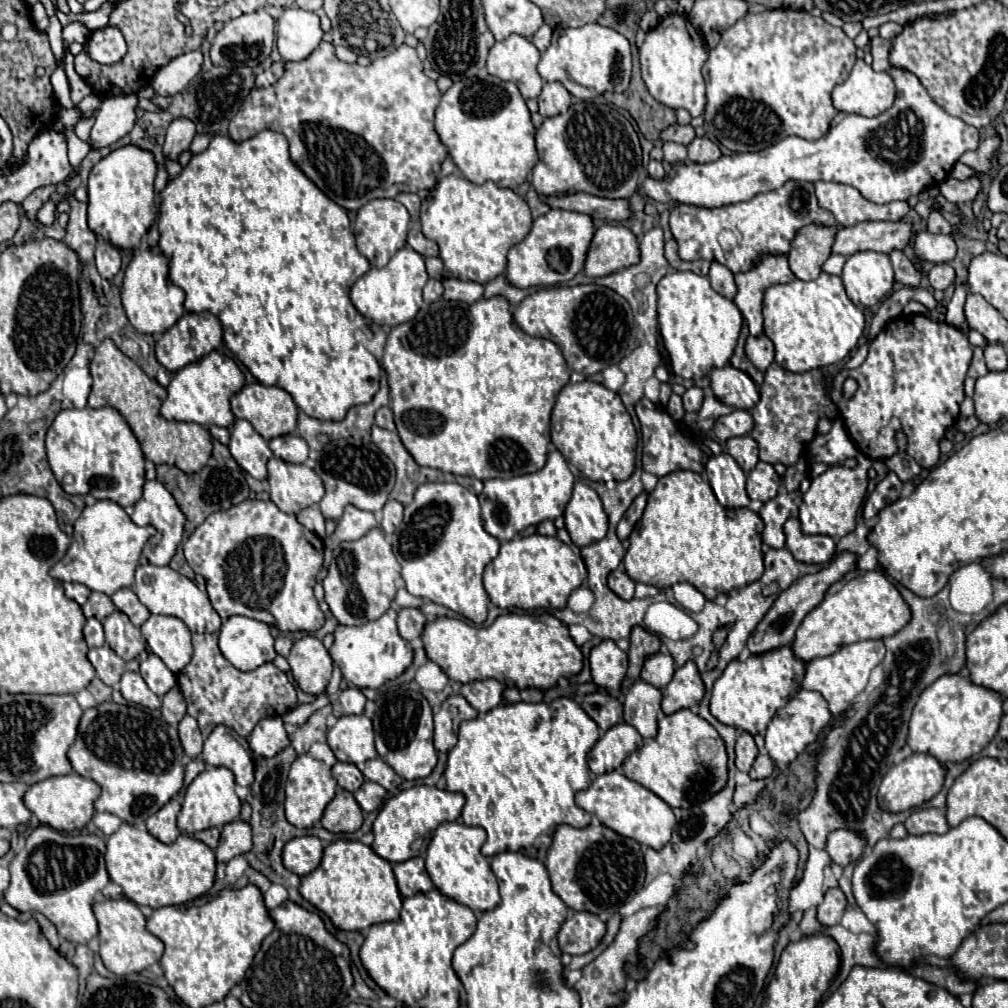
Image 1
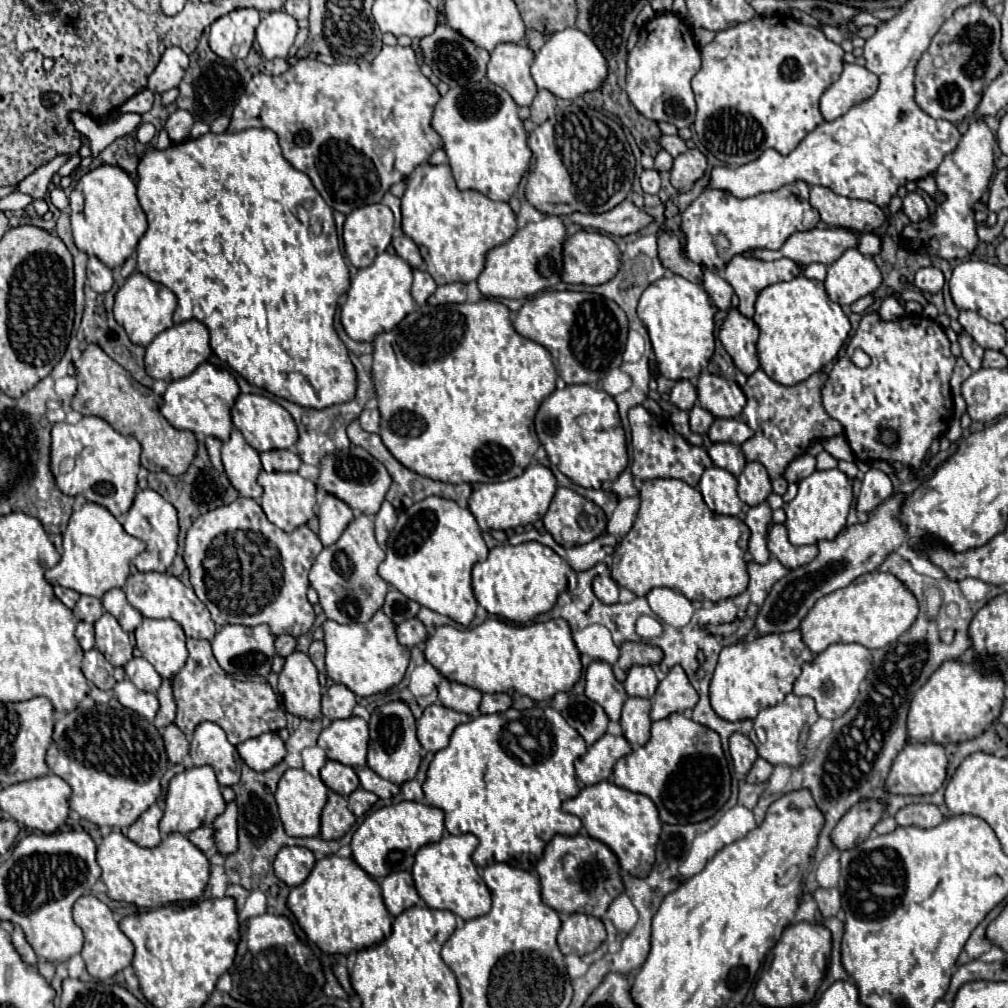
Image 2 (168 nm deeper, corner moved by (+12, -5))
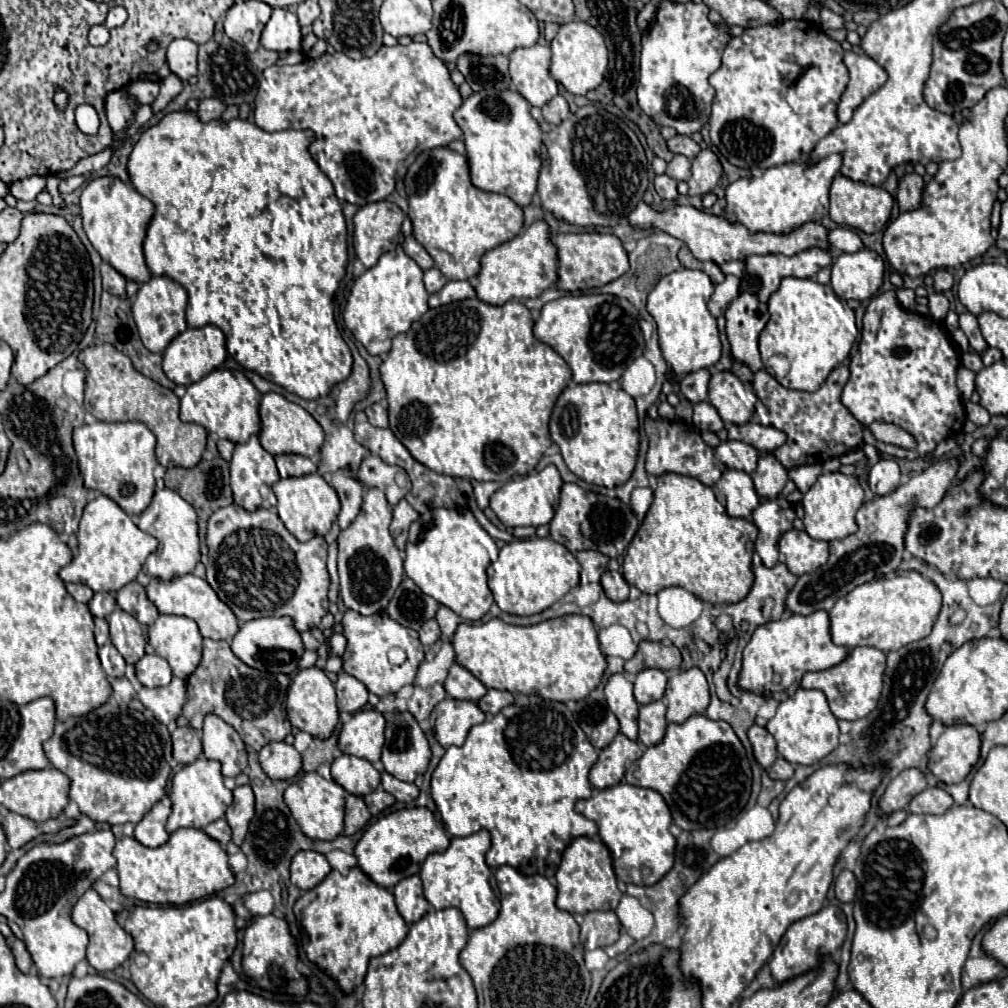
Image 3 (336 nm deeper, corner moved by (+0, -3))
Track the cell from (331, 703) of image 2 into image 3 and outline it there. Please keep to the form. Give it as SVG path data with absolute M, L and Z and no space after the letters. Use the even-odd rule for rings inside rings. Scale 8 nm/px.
M343 671L339 673L339 679L335 683L335 691L337 691L339 711L357 713L367 705L367 697L369 697L367 687L361 681L357 681L355 677L351 677Z

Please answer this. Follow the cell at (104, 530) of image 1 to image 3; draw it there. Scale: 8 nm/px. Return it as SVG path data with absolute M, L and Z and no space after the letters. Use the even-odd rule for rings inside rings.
M101 495L87 503L79 523L79 553L59 571L65 583L85 583L95 593L117 593L127 583L135 581L149 553L157 549L157 539L141 531L131 517L109 497Z

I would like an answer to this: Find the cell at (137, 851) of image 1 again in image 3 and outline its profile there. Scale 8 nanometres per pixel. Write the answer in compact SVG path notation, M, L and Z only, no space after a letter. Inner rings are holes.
M179 829L171 833L165 845L155 849L141 845L135 837L123 837L115 843L113 855L117 859L121 893L145 903L183 905L231 887L235 881L227 853L201 829Z

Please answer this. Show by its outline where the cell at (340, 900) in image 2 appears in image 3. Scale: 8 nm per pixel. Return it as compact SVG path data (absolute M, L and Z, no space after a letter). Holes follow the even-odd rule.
M351 867L347 875L333 869L317 887L305 891L297 899L295 915L301 921L305 935L307 935L307 943L305 943L307 957L313 963L317 963L319 967L323 967L331 977L335 977L339 987L345 993L353 991L363 981L363 977L367 973L367 963L371 957L383 955L383 953L395 949L409 931L407 923L403 921L403 917L399 915L399 911L395 907L395 897L391 895L391 891L373 883L359 867Z

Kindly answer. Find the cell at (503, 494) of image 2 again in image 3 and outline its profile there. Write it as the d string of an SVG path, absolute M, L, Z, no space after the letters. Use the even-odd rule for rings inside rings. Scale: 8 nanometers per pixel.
M547 465L543 471L533 471L525 477L517 477L507 481L501 489L497 489L491 495L491 509L499 517L499 521L505 527L539 527L553 519L555 509L559 505L559 493L561 493L561 475L555 465Z

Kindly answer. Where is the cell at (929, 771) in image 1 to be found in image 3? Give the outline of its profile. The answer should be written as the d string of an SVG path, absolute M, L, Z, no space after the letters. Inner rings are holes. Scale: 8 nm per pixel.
M971 725L947 727L939 735L939 739L935 741L935 745L931 747L931 751L927 755L927 771L933 773L941 785L961 783L969 775L973 765L979 761L979 747L981 747L981 741L979 741L979 733L975 727L971 727Z

